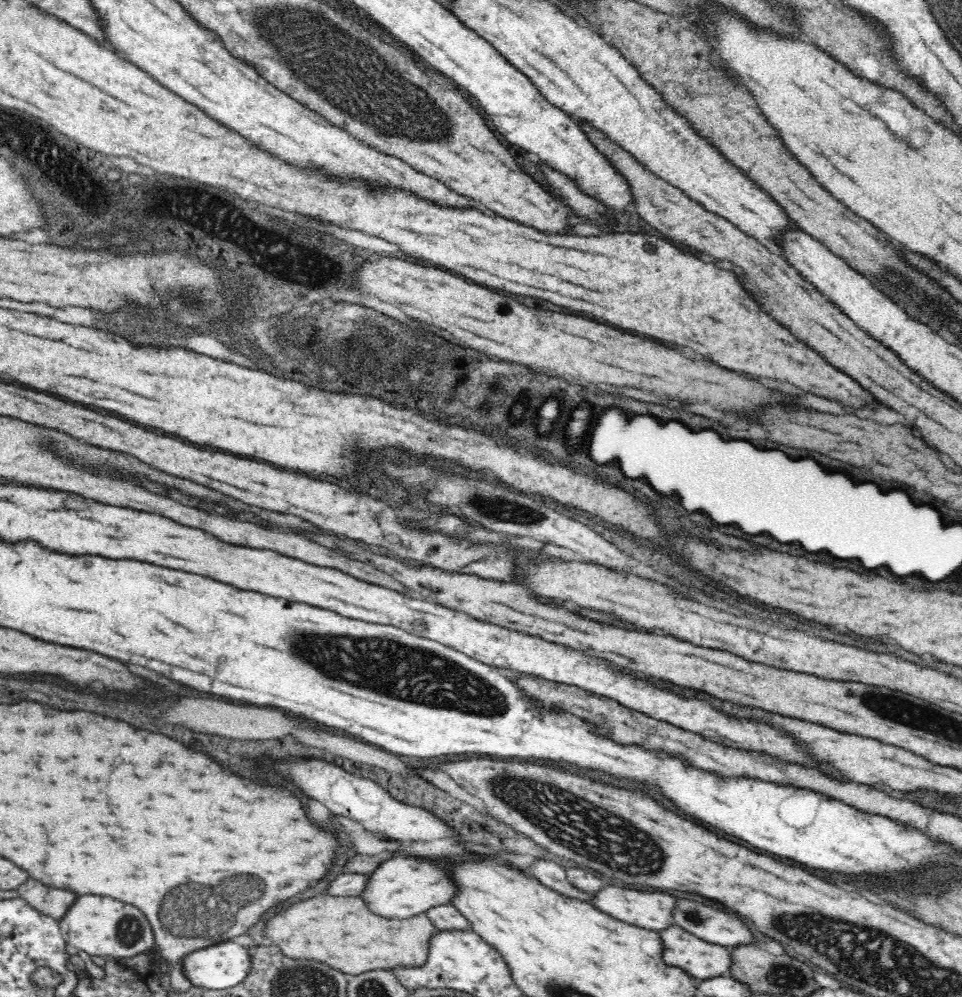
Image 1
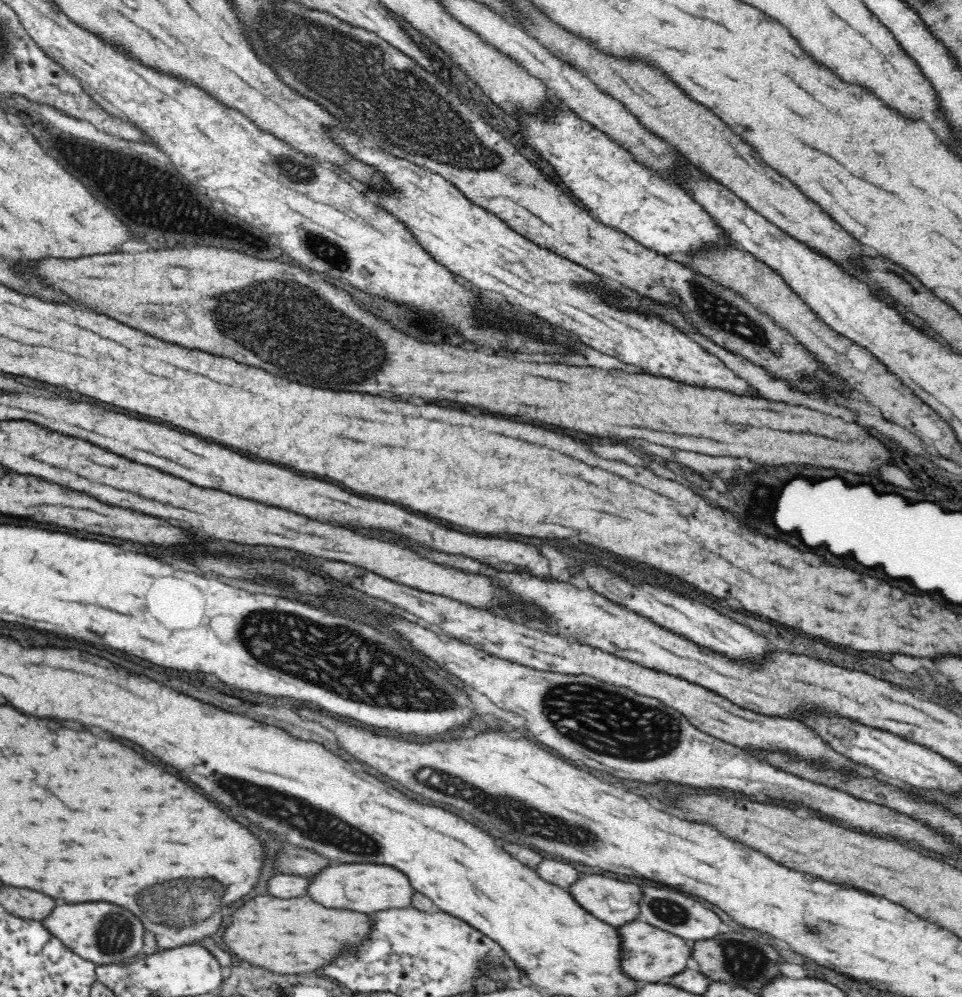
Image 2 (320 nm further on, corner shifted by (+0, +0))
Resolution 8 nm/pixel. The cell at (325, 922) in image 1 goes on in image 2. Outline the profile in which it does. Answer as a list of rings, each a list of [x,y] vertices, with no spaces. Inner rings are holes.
[[[307,894],[303,896],[298,900],[256,896],[236,908],[230,926],[224,928],[221,936],[232,958],[240,960],[241,964],[246,960],[277,975],[311,974],[338,952],[354,948],[354,944],[370,932],[367,914],[324,908]]]

